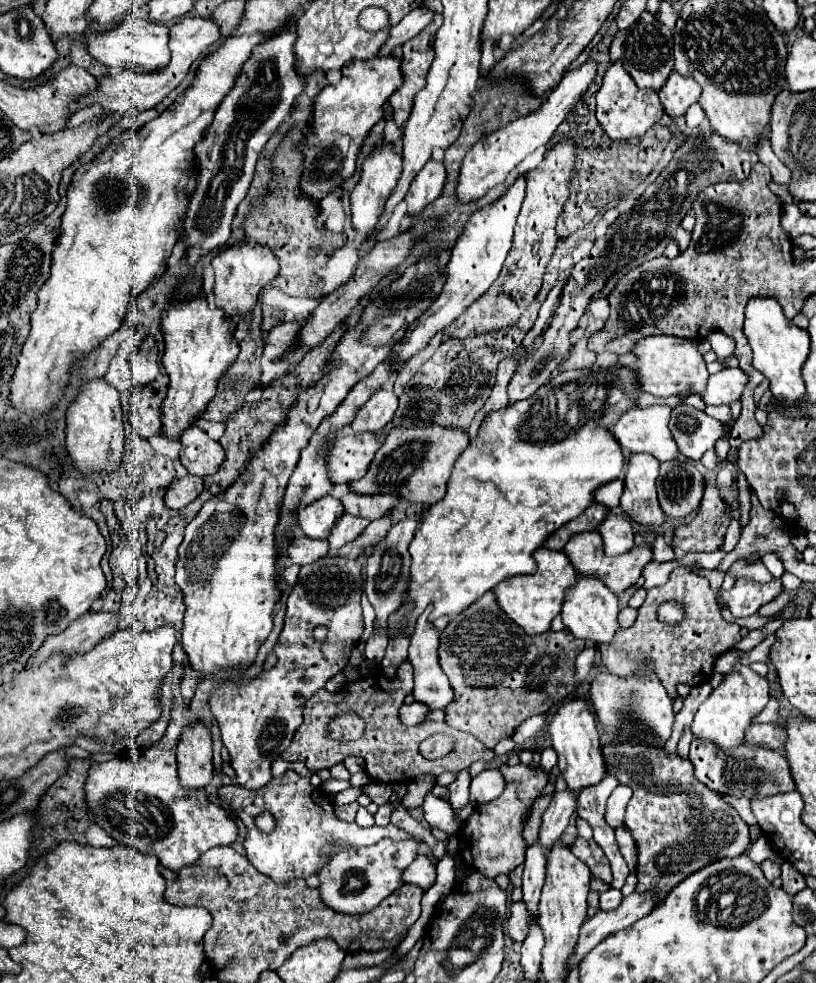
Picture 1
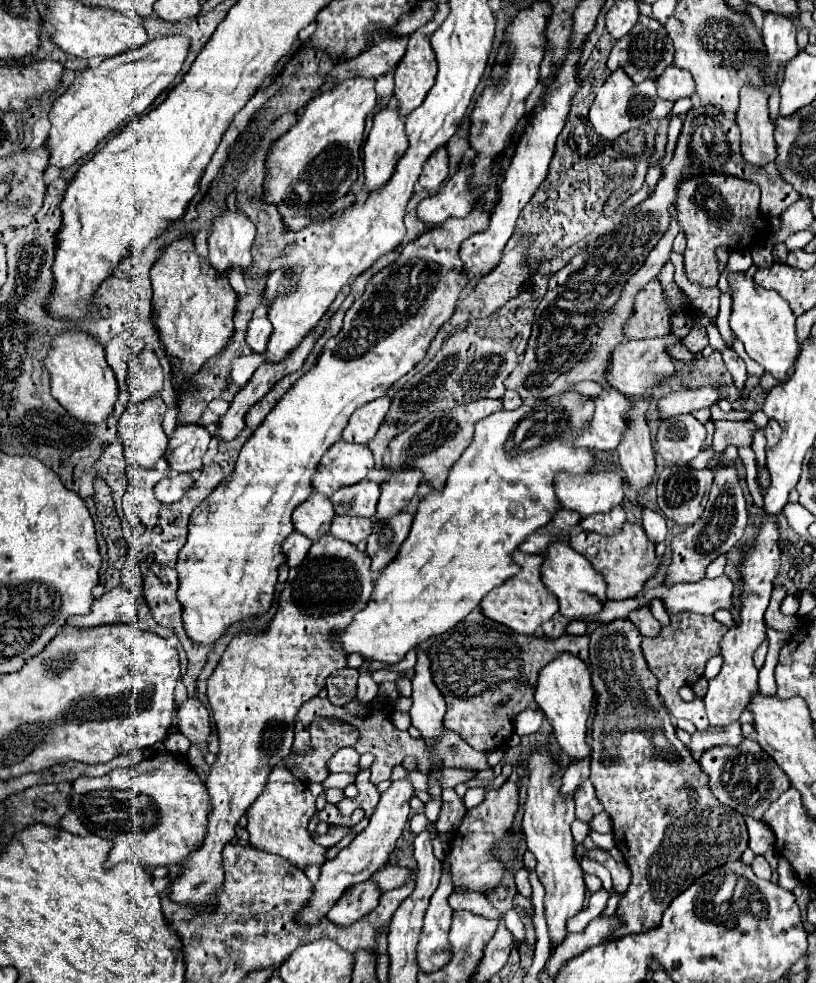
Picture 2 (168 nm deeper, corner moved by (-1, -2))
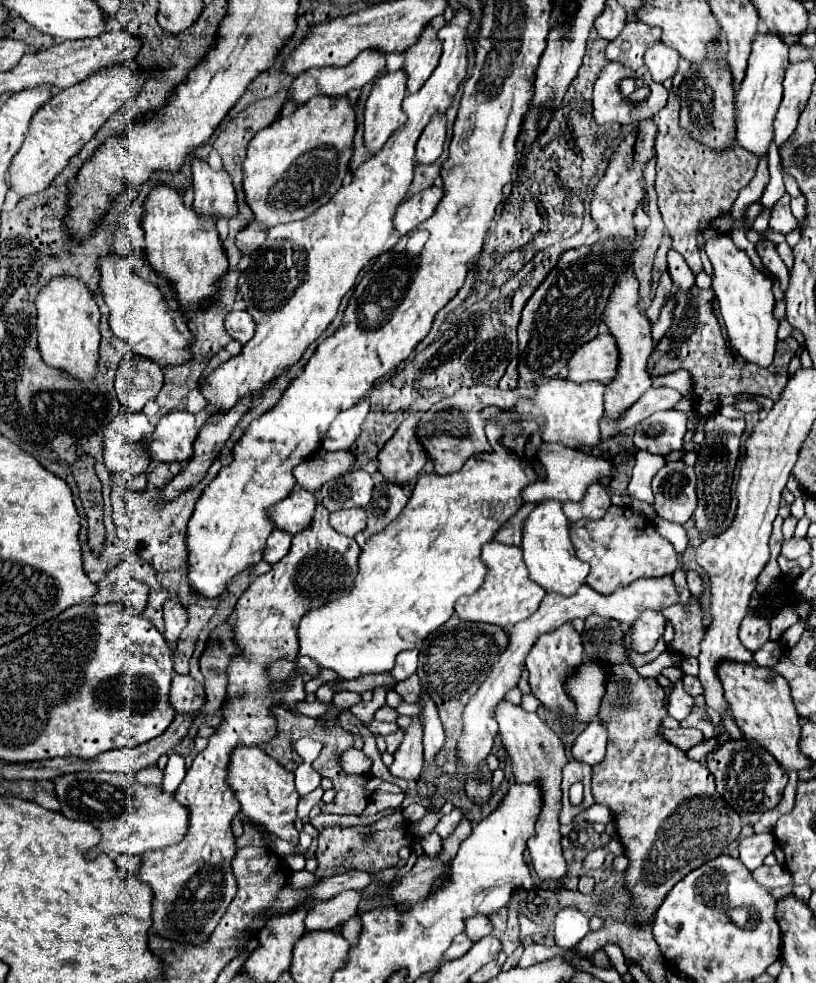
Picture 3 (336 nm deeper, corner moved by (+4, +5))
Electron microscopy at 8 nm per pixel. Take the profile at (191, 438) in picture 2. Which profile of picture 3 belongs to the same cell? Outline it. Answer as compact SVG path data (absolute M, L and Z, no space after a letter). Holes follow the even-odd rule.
M172 411L158 421L154 433L148 437L148 453L160 463L188 461L196 435L194 415L188 411Z

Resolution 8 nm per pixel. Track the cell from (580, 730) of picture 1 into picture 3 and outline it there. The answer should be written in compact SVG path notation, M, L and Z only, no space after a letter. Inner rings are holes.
M564 623L562 627L554 629L552 633L542 635L538 639L538 643L532 647L532 651L528 653L526 669L530 671L532 695L558 717L574 717L576 715L574 713L576 711L576 703L572 701L572 697L568 697L568 693L564 689L564 681L584 663L582 651L584 649L582 649L580 635L572 629L570 623Z

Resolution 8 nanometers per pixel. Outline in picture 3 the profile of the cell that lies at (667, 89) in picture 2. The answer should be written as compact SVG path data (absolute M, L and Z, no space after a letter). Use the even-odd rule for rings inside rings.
M664 43L654 45L644 55L644 63L650 69L650 75L656 83L664 83L666 79L672 79L678 71L678 61L680 55L676 53L676 49L666 47Z

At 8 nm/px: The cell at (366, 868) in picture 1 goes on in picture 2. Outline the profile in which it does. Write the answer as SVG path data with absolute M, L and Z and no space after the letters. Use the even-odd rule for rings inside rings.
M367 880L365 884L357 884L349 892L345 892L345 896L333 906L327 918L337 926L349 926L369 914L373 908L377 908L379 896L381 890L371 884L371 880Z

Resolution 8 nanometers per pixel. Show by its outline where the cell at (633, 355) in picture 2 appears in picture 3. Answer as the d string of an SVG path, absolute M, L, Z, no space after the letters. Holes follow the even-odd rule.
M610 333L598 335L596 339L588 341L568 361L570 373L568 379L576 383L584 381L602 381L608 383L612 377L616 377L618 367L618 351L616 351L616 339L612 339Z

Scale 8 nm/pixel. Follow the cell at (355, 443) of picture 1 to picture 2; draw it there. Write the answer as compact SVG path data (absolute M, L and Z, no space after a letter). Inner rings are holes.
M339 440L329 448L321 458L317 472L313 476L313 488L325 496L337 492L337 488L357 484L367 478L367 472L373 468L373 454L363 444L345 444Z

